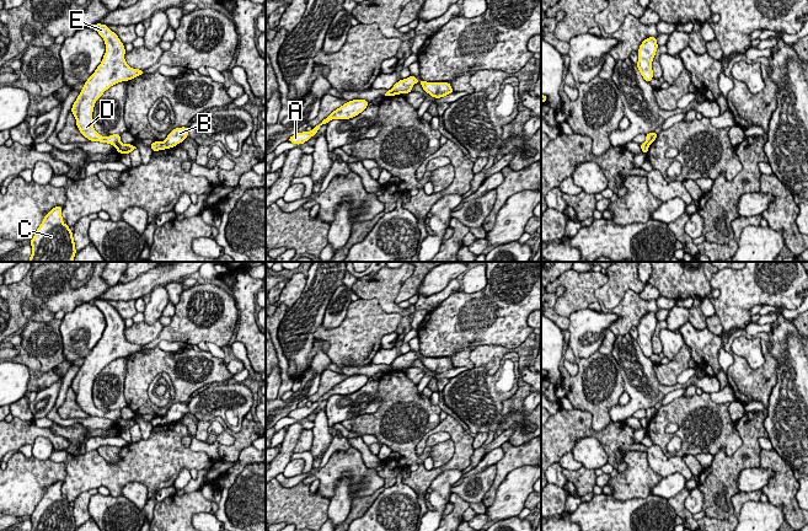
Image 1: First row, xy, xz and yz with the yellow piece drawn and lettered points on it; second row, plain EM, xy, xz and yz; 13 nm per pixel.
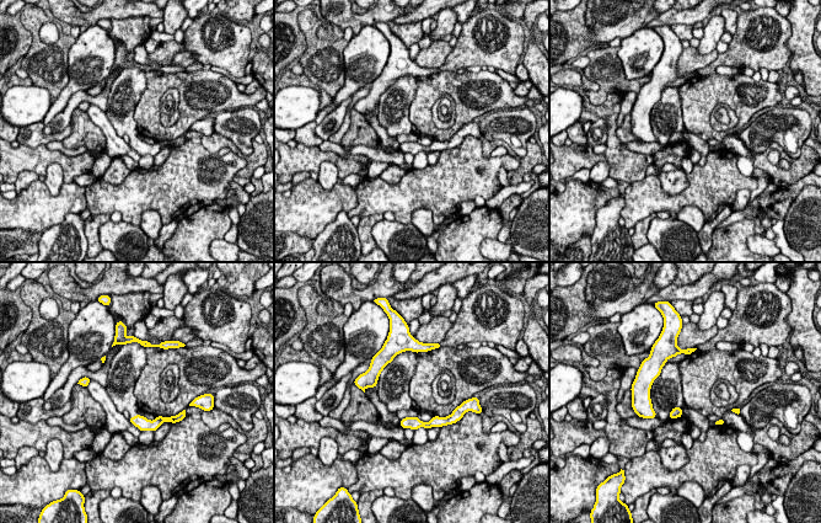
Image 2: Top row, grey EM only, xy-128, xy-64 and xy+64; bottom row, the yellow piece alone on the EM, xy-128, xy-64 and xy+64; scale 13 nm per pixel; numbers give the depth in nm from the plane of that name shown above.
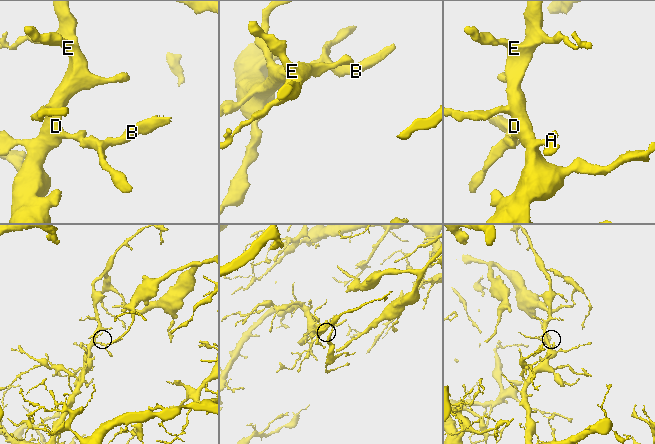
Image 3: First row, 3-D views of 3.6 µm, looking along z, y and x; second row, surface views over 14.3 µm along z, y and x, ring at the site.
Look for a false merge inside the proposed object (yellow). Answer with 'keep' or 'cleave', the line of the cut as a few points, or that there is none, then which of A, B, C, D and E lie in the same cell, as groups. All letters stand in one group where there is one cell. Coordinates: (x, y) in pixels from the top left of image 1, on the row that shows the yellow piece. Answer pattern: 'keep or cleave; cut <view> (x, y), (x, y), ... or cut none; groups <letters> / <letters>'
cleave; cut xy (121, 143), (116, 146); groups A C D E / B

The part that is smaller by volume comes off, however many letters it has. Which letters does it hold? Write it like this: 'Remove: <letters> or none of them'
Remove: B

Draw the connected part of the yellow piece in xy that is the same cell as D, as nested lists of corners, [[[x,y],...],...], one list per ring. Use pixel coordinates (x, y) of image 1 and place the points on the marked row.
[[[96,23],[92,26],[103,38],[106,53],[95,73],[84,84],[80,95],[71,107],[80,133],[90,141],[107,143],[113,146],[121,144],[121,134],[100,135],[92,124],[92,112],[97,100],[106,90],[117,82],[129,81],[144,71],[130,68],[124,59],[125,49],[118,36],[107,25]]]

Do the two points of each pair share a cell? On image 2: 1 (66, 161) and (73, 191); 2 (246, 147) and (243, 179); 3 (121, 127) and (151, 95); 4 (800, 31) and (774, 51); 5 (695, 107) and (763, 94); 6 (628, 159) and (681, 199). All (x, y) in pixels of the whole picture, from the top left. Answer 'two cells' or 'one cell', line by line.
1: two cells
2: two cells
3: two cells
4: two cells
5: one cell
6: two cells

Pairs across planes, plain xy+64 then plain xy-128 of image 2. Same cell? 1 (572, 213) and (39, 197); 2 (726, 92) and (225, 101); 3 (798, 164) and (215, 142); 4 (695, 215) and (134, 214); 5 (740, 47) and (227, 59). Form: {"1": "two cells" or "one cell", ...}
{"1": "one cell", "2": "one cell", "3": "one cell", "4": "two cells", "5": "one cell"}

